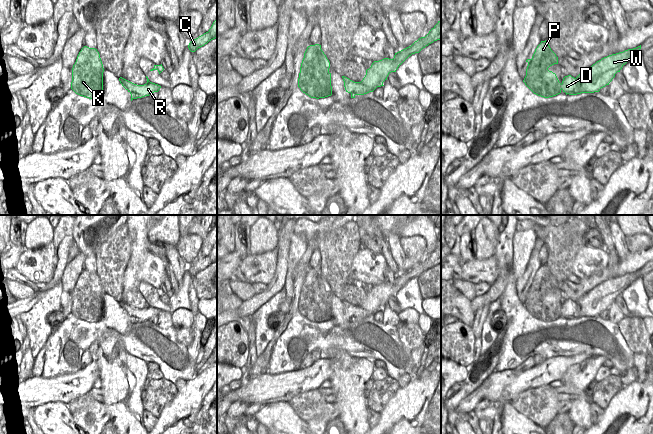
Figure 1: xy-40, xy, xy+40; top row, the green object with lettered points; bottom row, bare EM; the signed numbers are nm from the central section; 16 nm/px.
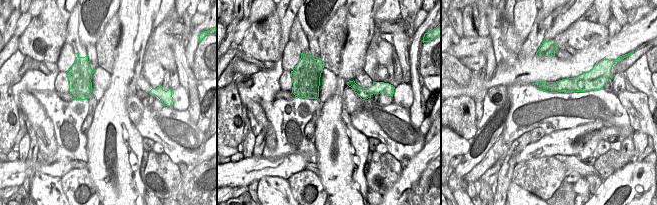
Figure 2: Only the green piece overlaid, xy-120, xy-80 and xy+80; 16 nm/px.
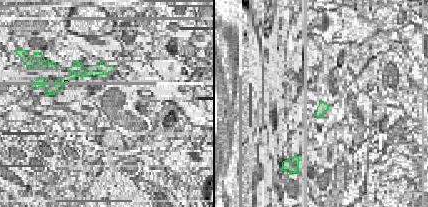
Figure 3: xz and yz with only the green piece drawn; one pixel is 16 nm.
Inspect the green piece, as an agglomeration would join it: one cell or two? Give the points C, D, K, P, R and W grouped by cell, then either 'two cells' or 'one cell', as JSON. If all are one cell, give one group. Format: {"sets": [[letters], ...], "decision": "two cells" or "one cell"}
{"sets": [["C", "W"], ["D", "K", "P", "R"]], "decision": "two cells"}

